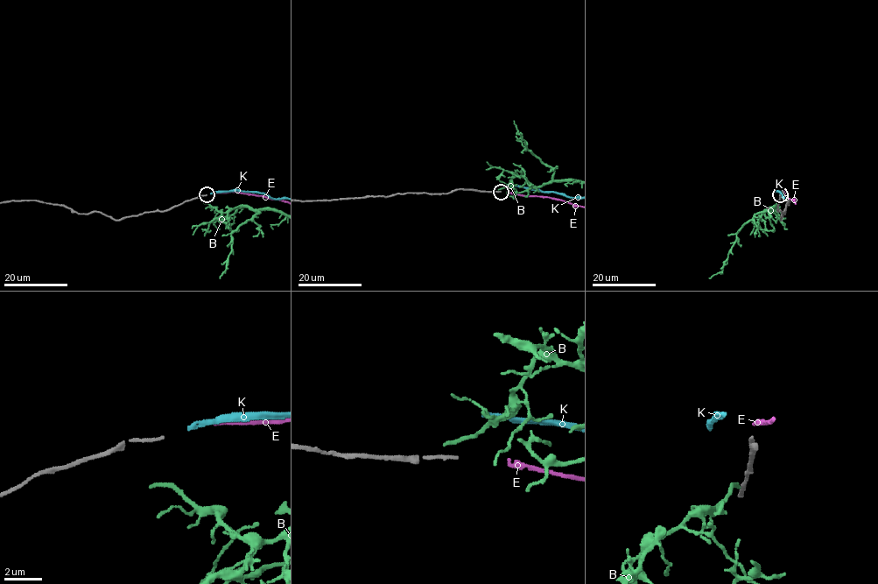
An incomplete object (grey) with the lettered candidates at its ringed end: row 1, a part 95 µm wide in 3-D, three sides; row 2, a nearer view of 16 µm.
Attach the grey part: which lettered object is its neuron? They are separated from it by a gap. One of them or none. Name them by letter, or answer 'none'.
E

